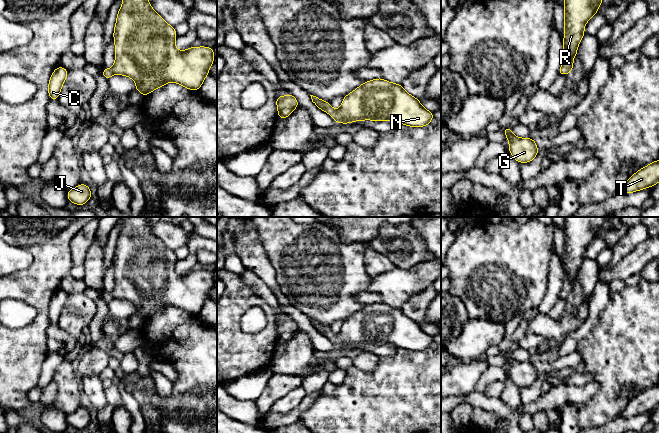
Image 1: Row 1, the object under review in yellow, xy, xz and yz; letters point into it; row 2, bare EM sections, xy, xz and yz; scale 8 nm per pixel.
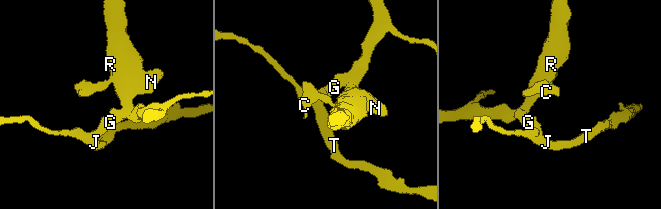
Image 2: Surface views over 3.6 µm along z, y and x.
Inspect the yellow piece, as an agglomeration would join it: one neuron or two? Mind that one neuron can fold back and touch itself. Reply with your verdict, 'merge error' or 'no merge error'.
no merge error

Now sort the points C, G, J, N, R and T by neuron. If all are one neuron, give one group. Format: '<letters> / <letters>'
C G J N R T

